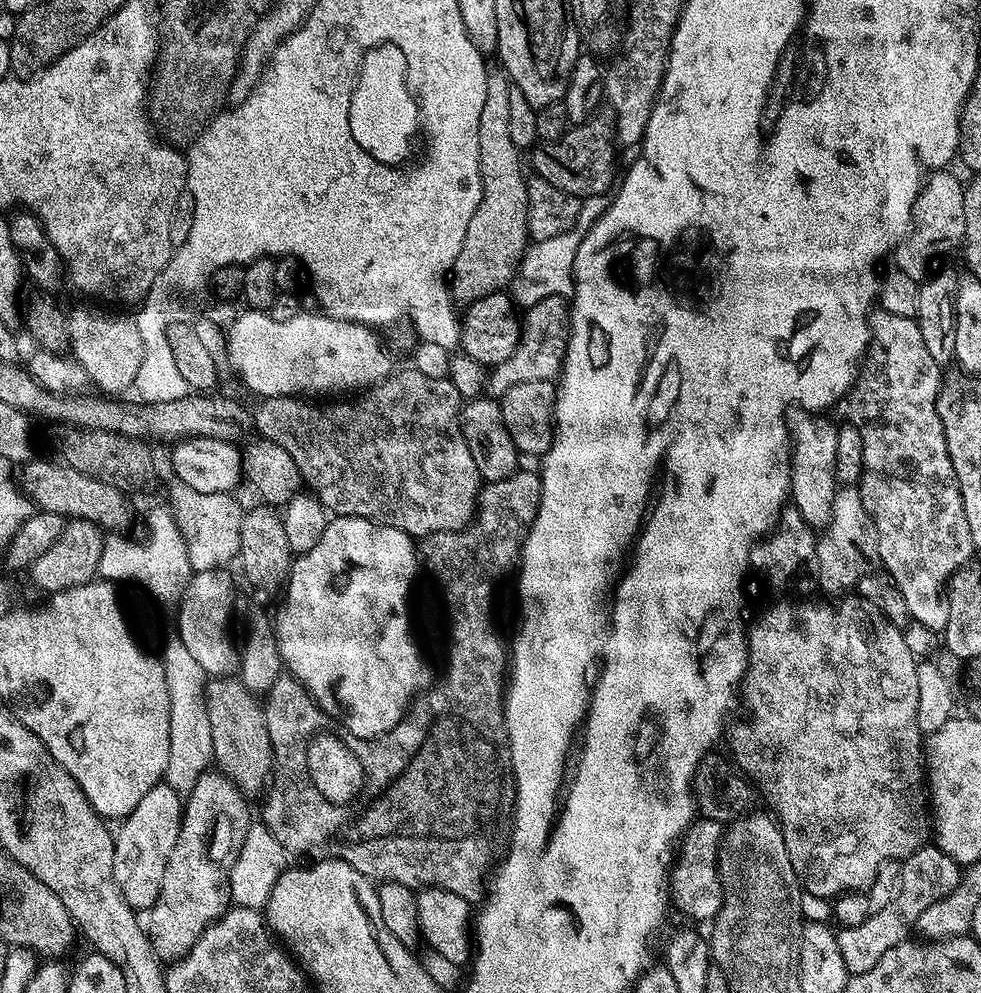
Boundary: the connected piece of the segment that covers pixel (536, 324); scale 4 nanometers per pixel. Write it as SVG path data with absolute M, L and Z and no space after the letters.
M564 296L542 298L542 302L531 305L525 312L528 313L523 313L520 341L514 354L491 369L486 388L493 397L503 396L518 382L555 381L562 371L570 331L569 301Z

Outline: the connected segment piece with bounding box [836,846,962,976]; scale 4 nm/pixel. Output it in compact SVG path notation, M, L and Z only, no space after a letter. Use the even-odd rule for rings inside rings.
M925 846L904 857L900 865L900 877L896 880L896 895L892 900L886 902L882 910L869 912L866 922L858 922L858 926L840 928L836 932L838 954L842 956L846 970L853 976L870 970L870 966L874 966L886 950L909 935L908 927L912 928L931 904L958 886L961 871L961 865L935 846Z

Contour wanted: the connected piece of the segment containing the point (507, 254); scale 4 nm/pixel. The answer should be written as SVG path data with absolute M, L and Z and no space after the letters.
M489 71L486 78L486 98L482 101L482 115L478 117L478 158L482 174L482 202L478 202L478 210L474 210L474 218L470 218L470 226L466 226L466 238L462 242L462 250L453 262L450 273L452 299L457 305L461 304L460 306L473 304L474 301L492 292L507 289L515 277L516 269L520 266L520 259L530 247L528 180L520 169L521 149L516 148L509 135L512 87L503 71Z

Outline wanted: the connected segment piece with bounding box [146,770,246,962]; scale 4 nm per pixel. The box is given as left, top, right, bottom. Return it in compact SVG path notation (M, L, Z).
M219 770L203 772L185 800L188 801L182 804L178 842L174 842L166 870L162 870L158 898L146 912L148 942L153 955L161 962L181 960L194 942L198 942L205 928L229 907L230 861L238 844L236 824L244 820L245 793Z

